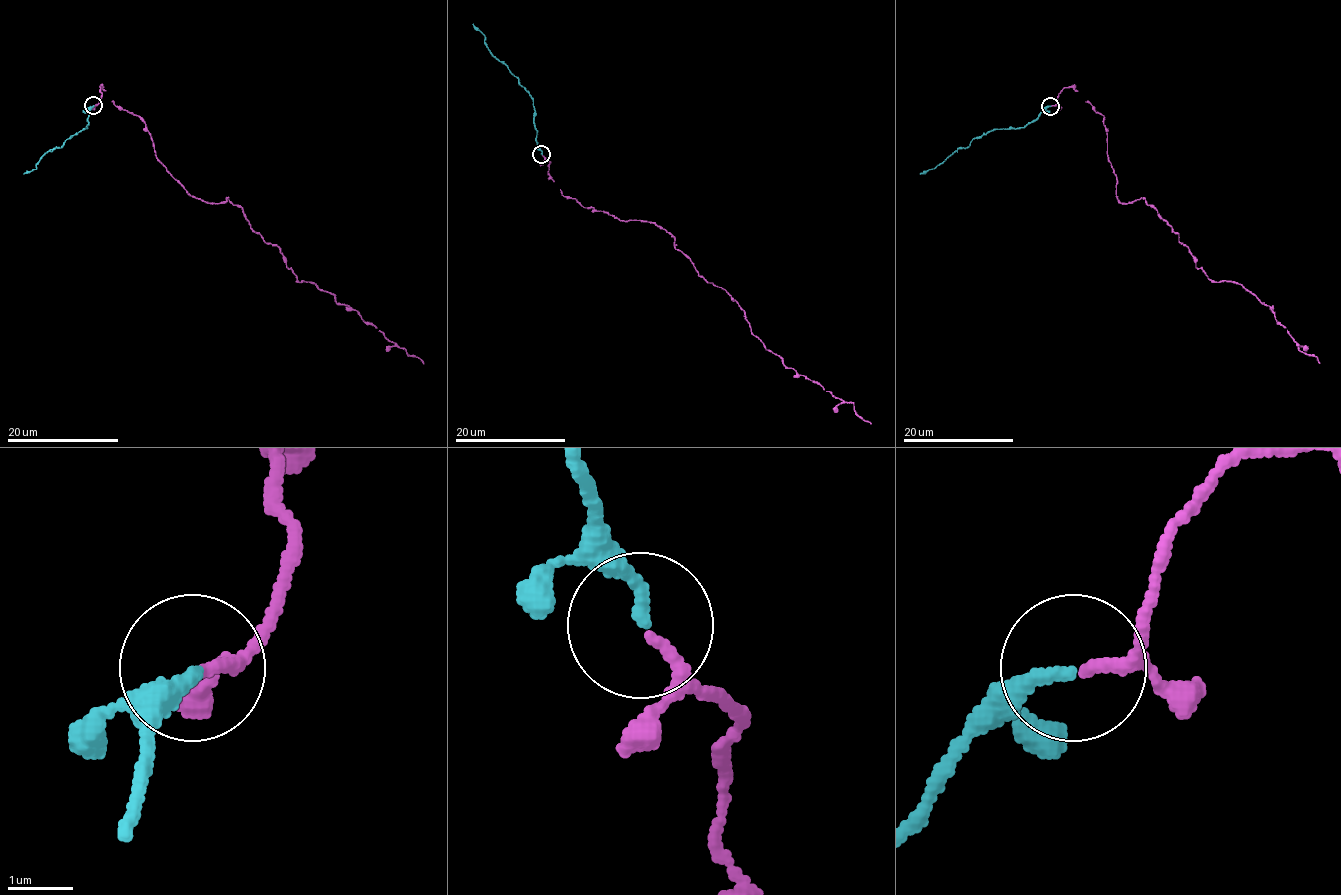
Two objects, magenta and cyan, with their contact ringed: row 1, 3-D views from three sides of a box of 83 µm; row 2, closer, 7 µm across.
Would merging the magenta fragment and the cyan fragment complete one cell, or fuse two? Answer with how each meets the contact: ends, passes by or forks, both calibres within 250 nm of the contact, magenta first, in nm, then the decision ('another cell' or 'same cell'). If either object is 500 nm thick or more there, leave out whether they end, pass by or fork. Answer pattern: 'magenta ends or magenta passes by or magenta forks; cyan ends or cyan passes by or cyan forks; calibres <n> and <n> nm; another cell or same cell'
magenta passes by; cyan ends; calibres 140 and 190 nm; same cell

